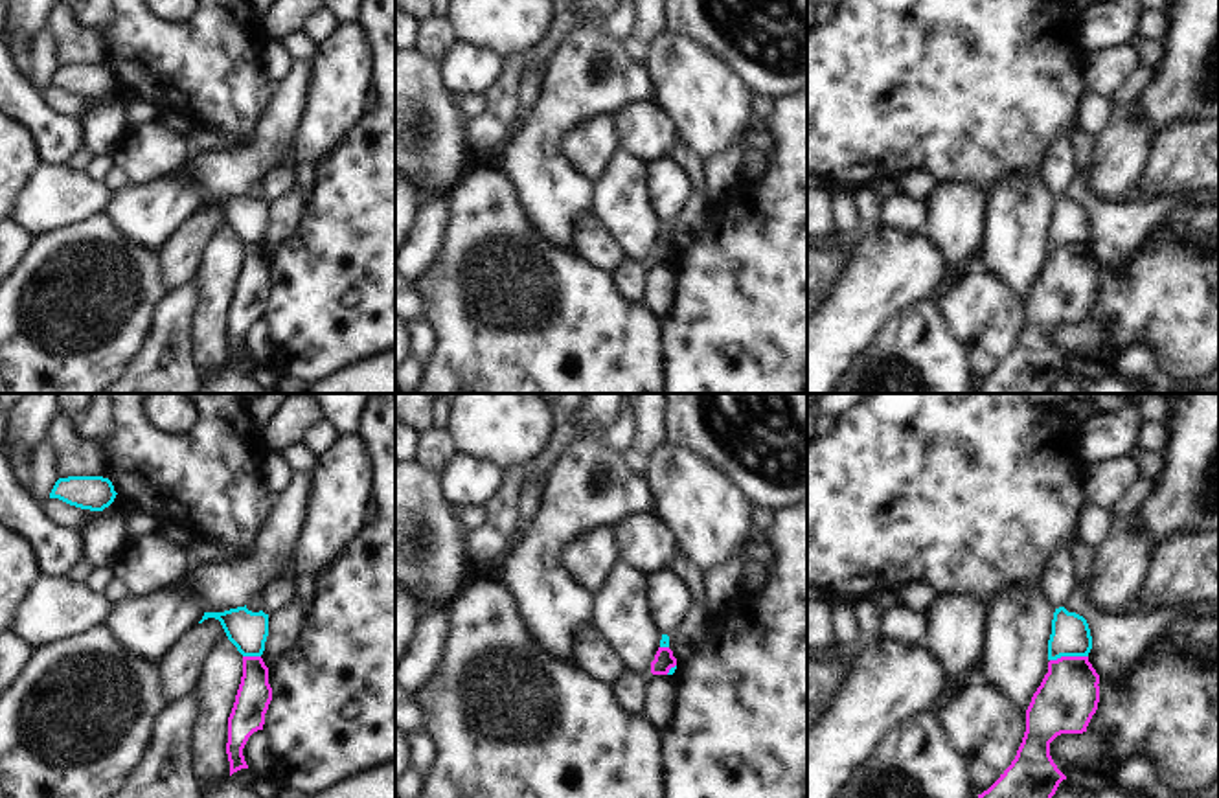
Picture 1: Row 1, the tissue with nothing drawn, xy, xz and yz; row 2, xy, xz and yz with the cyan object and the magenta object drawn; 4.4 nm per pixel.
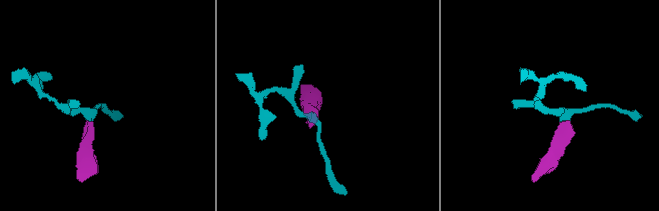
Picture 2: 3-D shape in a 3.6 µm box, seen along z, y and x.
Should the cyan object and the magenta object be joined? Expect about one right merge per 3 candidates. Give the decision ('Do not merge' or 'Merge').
Do not merge

